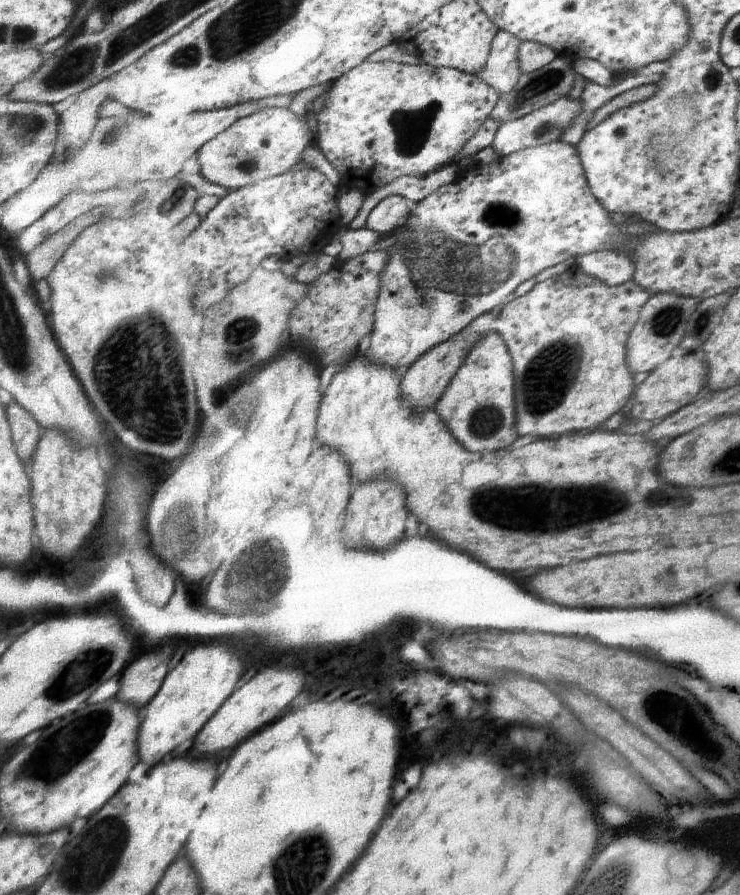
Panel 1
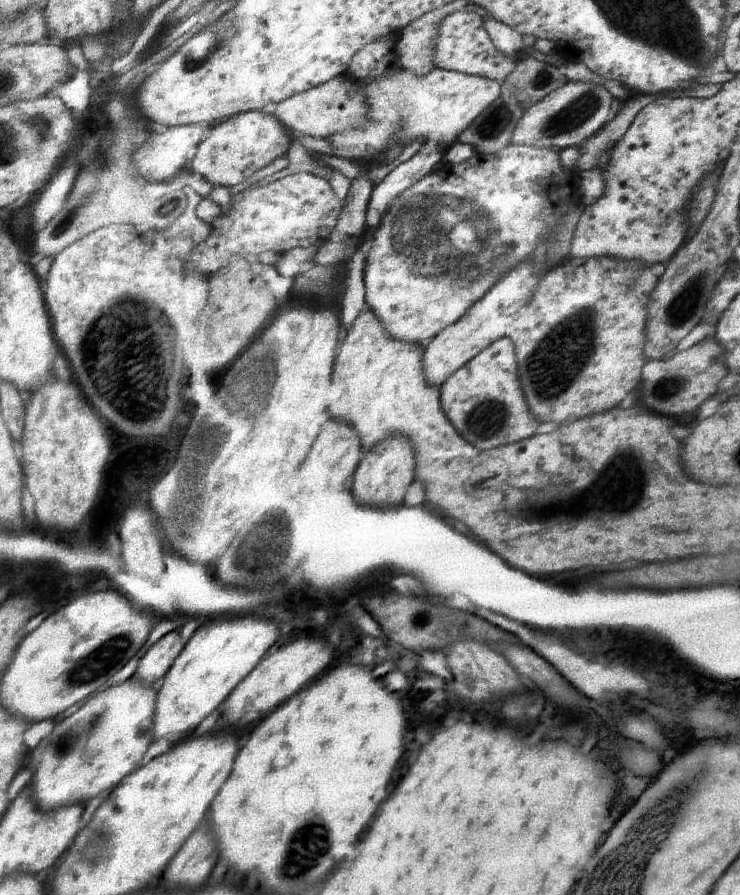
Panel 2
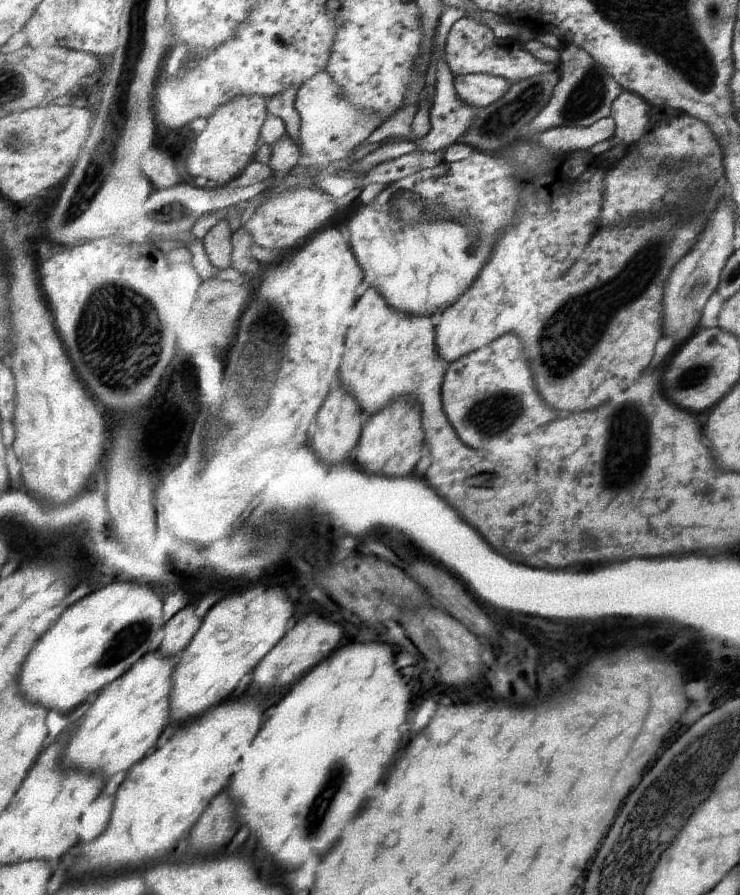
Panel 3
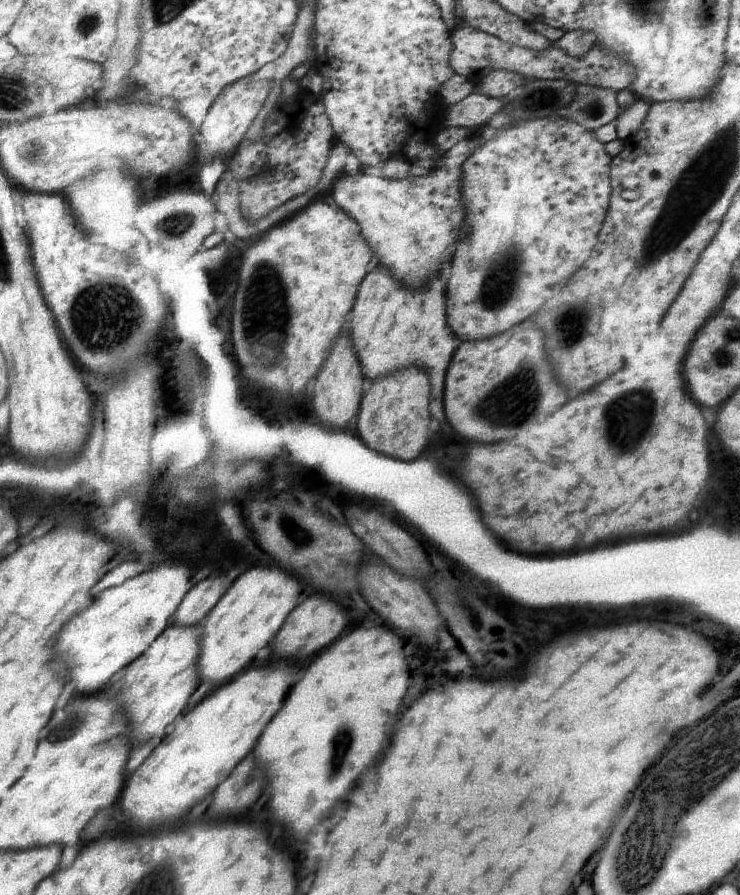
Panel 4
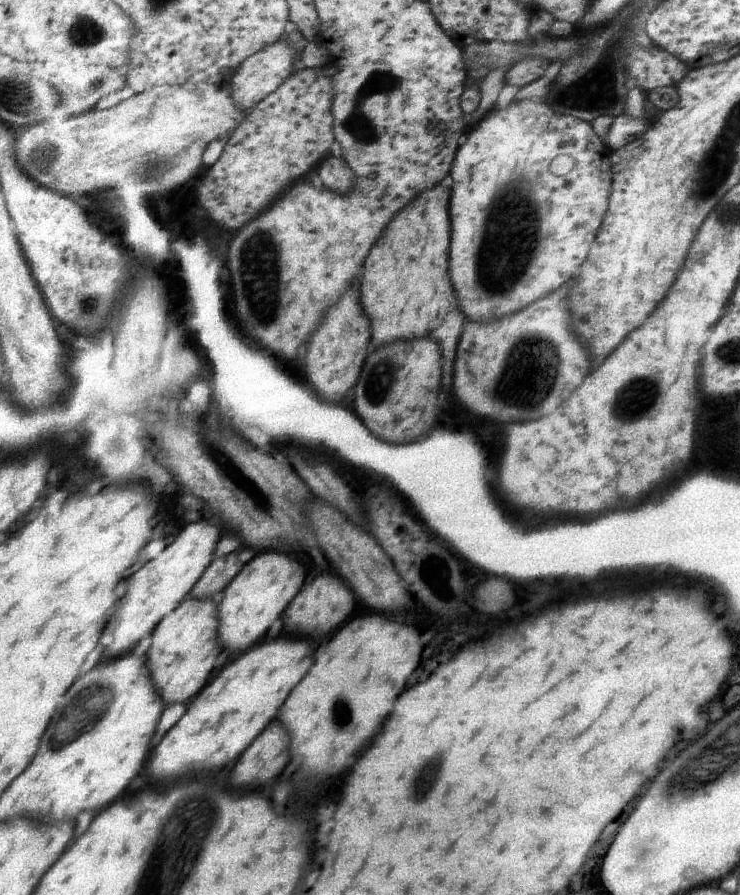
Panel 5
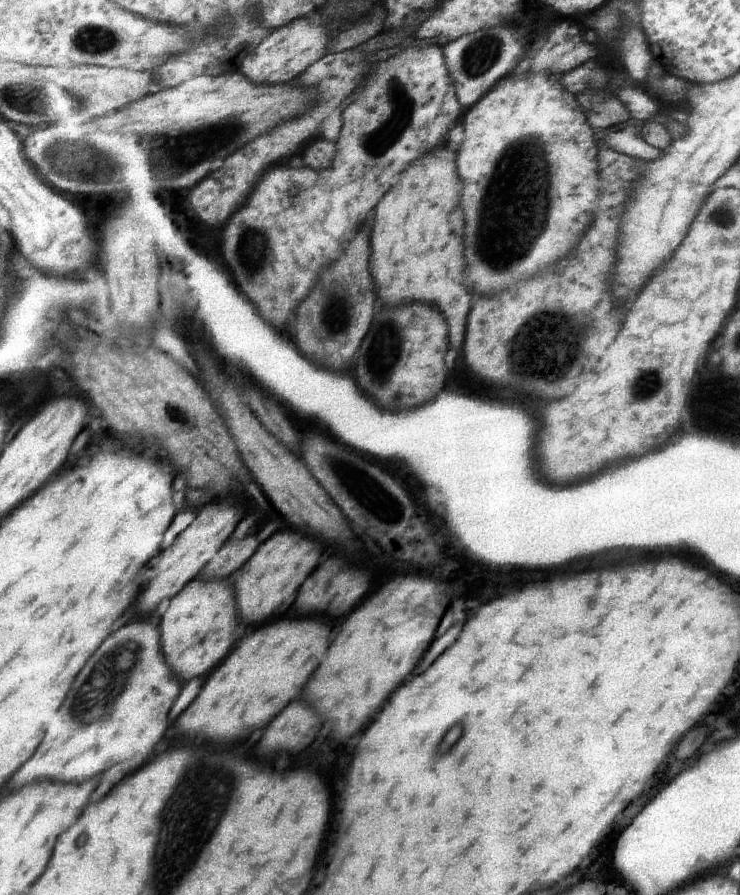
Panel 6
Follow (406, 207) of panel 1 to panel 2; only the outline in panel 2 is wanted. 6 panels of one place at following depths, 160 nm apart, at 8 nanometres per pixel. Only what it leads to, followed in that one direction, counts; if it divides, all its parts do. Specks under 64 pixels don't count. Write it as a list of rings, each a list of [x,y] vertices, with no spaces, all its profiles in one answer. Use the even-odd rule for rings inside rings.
[[[428,139],[409,160],[398,164],[378,184],[373,186],[367,204],[368,212],[378,212],[380,216],[383,216],[388,204],[392,204],[400,193],[432,172],[431,168],[434,164],[443,161],[442,156],[448,148],[443,142],[435,143]]]

